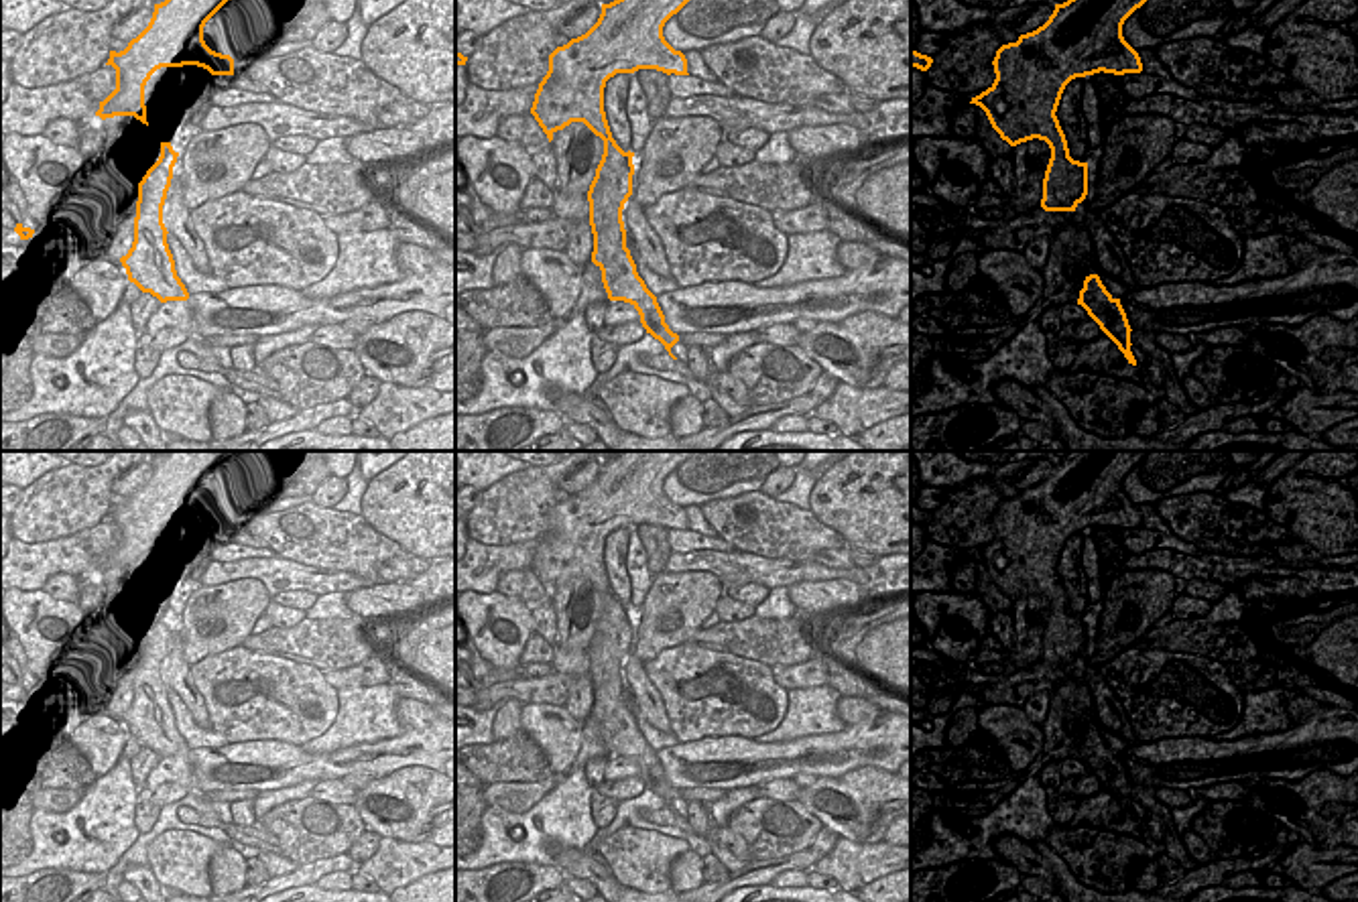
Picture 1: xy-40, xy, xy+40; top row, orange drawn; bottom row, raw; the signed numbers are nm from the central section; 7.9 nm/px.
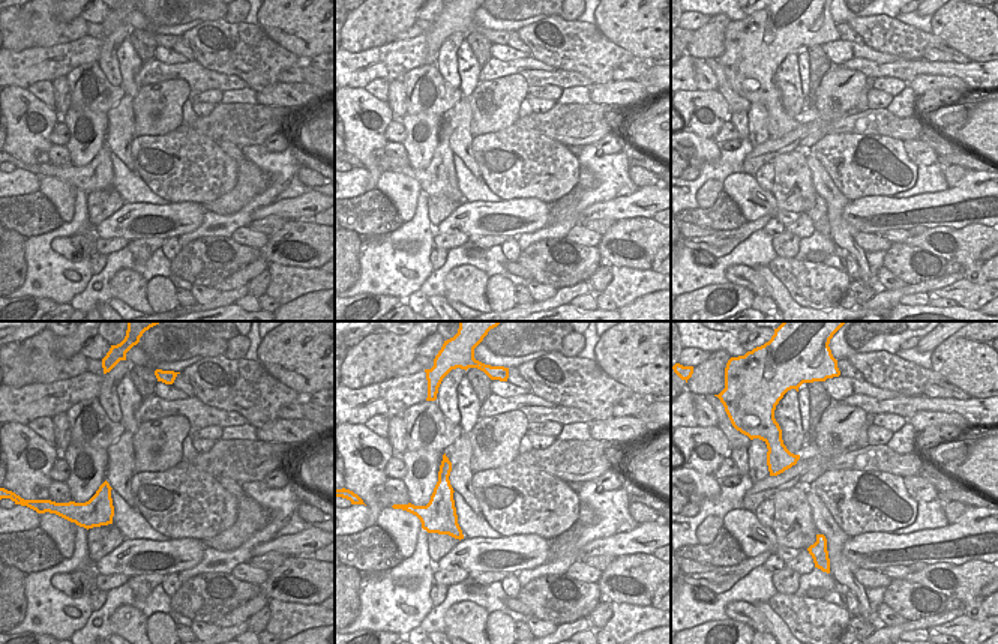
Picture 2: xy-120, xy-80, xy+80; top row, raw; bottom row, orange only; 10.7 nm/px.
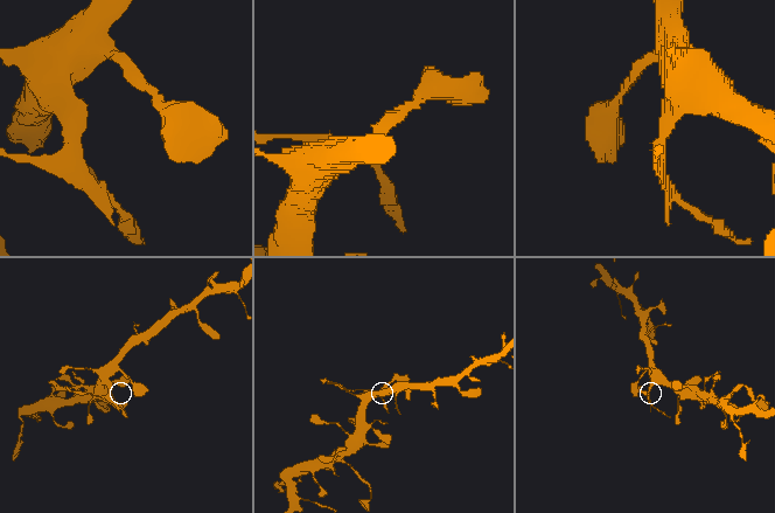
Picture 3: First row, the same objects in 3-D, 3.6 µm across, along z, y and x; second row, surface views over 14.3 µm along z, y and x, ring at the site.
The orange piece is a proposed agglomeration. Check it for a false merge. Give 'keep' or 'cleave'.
cleave

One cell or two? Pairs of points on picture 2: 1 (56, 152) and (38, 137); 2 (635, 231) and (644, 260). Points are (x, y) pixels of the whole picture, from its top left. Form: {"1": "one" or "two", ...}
{"1": "two", "2": "one"}

